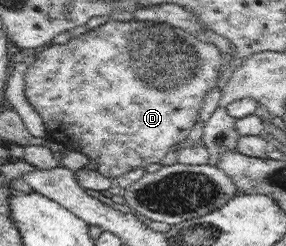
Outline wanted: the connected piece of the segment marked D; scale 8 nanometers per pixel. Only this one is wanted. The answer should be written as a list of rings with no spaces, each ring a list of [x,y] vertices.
[[[108,19],[105,24],[89,29],[86,34],[69,40],[64,45],[54,44],[38,53],[32,66],[28,66],[25,72],[25,95],[28,102],[45,122],[48,138],[65,144],[66,147],[72,146],[76,151],[84,153],[90,158],[90,162],[98,164],[96,172],[100,172],[102,176],[106,176],[106,178],[110,178],[112,182],[115,182],[118,177],[134,171],[136,168],[146,168],[149,164],[160,162],[170,152],[170,147],[173,144],[186,140],[193,126],[200,120],[198,113],[199,109],[202,108],[202,99],[208,94],[209,90],[216,86],[219,72],[222,71],[220,67],[225,58],[225,55],[214,44],[211,44],[208,39],[192,35],[165,22],[136,19],[123,22]]]

